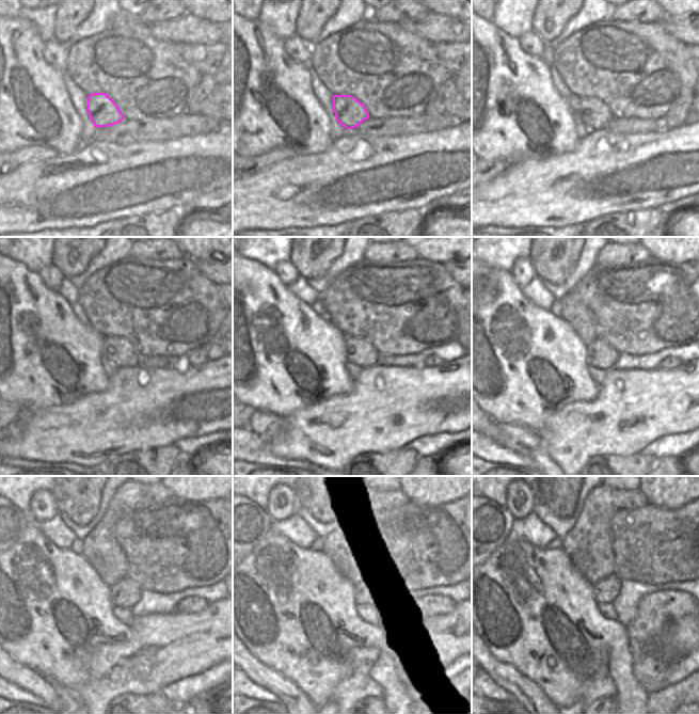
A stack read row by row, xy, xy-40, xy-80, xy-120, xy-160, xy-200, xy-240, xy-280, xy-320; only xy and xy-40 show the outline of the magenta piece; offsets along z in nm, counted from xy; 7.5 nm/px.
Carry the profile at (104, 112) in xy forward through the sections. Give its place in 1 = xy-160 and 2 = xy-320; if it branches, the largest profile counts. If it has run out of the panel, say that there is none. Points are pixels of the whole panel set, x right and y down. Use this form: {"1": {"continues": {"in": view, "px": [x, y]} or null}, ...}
{"1": {"continues": {"in": "xy-160", "px": [359, 351]}}, "2": {"continues": {"in": "xy-320", "px": [605, 590]}}}

